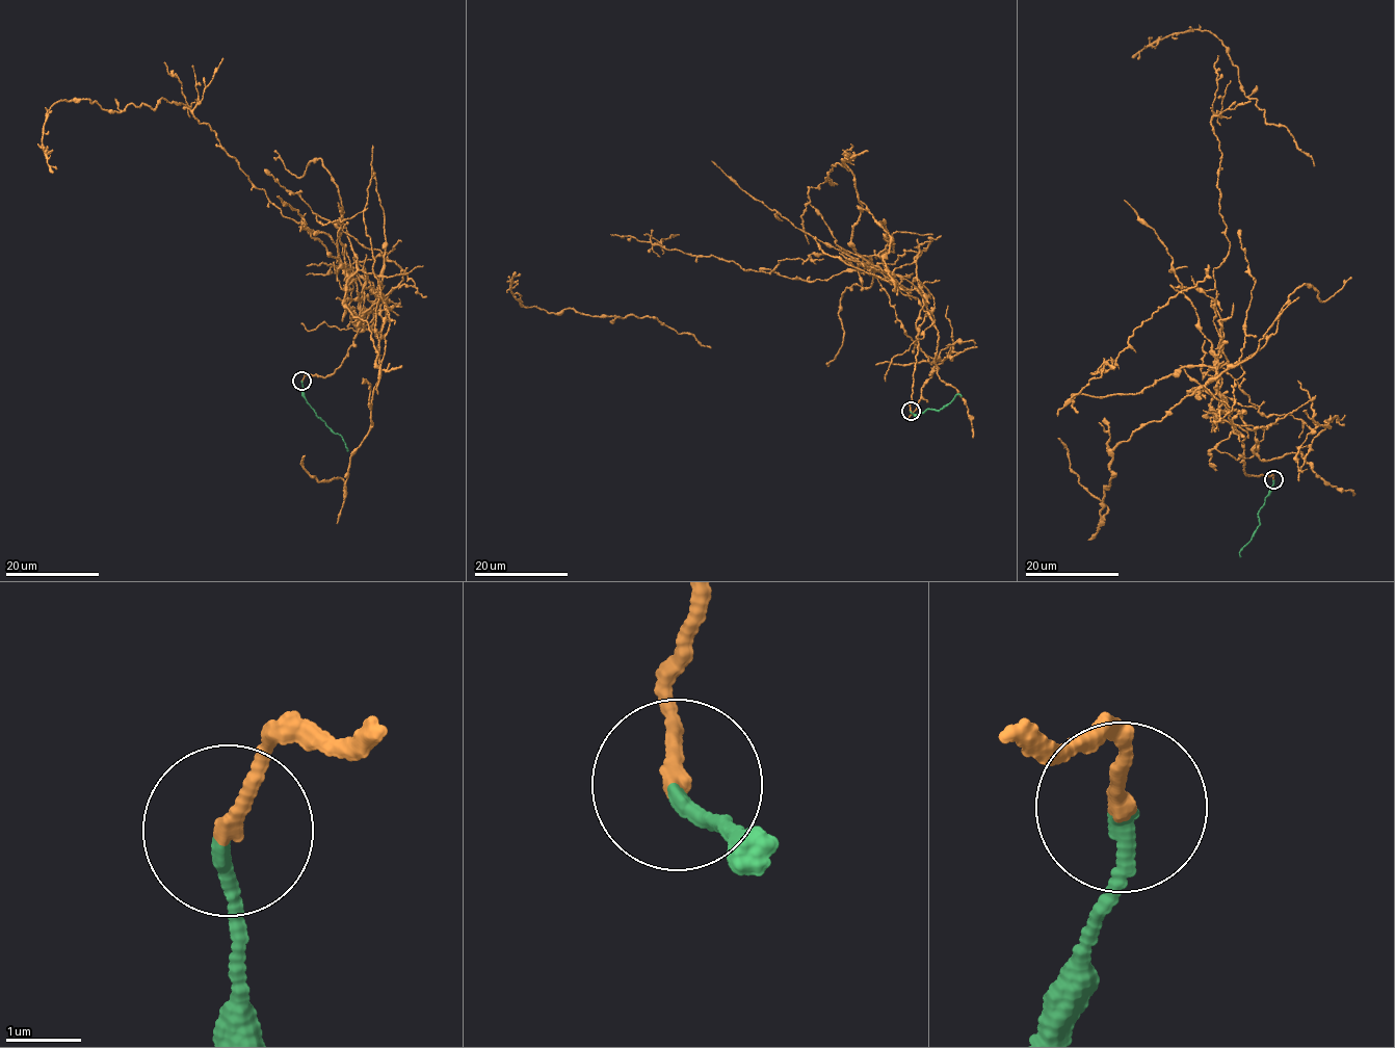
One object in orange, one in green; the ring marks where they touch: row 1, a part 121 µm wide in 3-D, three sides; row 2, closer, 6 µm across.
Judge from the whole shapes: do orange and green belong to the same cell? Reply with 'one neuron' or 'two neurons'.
two neurons

